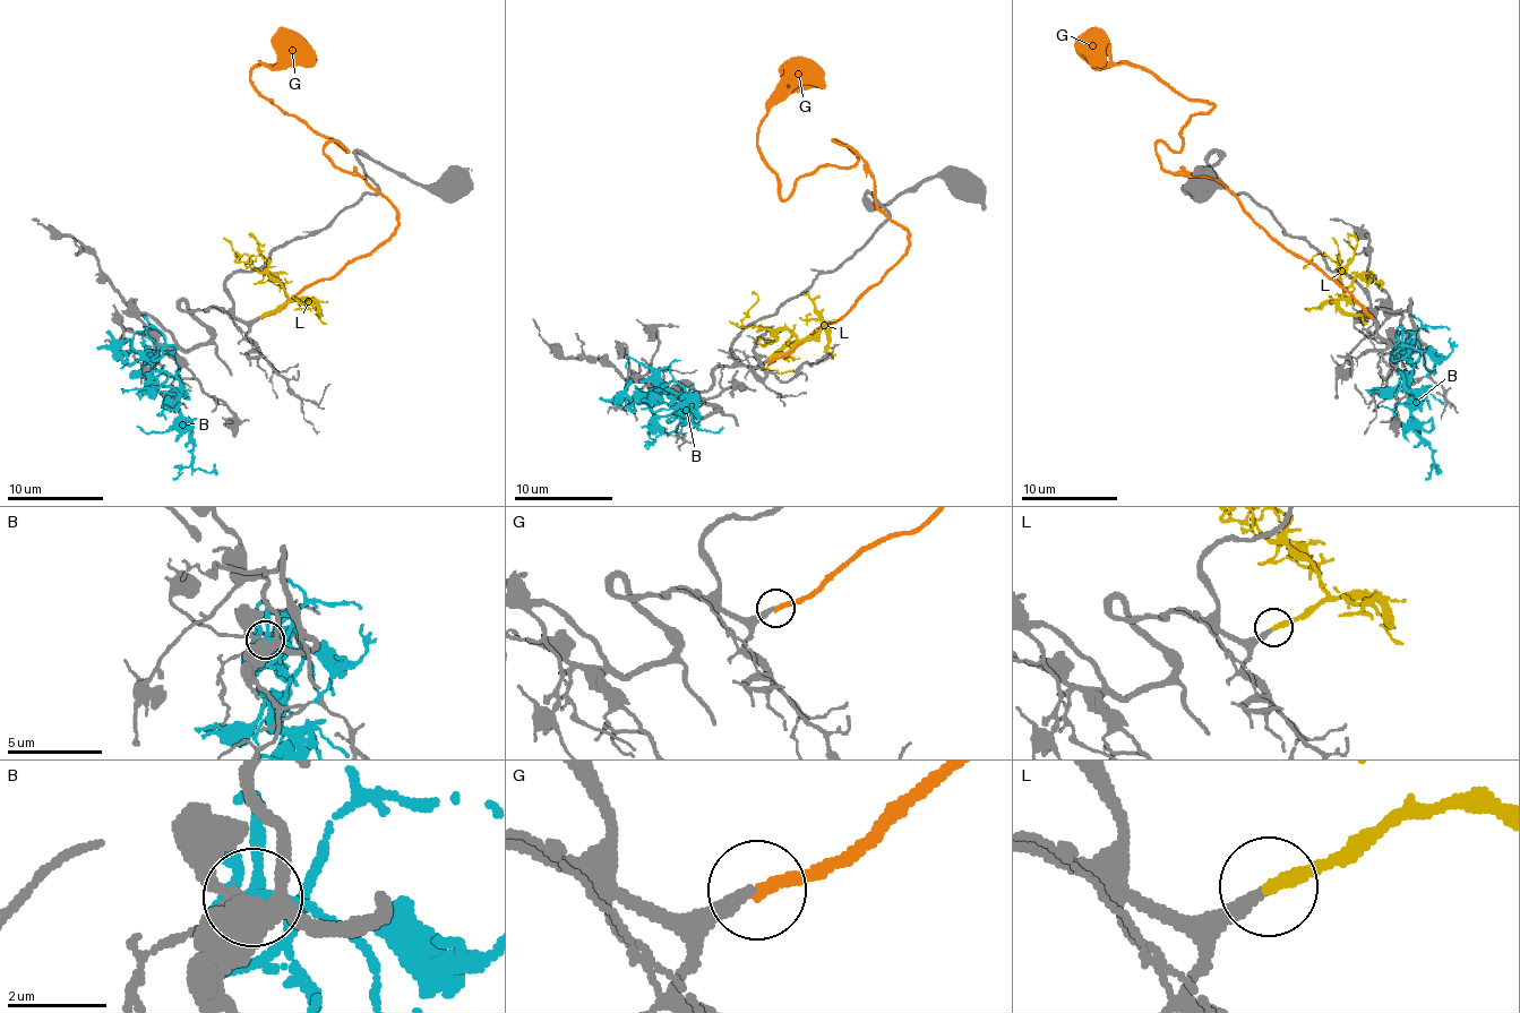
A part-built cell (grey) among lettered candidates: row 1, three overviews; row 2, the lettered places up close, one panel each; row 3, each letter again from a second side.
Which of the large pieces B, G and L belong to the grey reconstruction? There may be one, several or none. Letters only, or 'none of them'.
L

